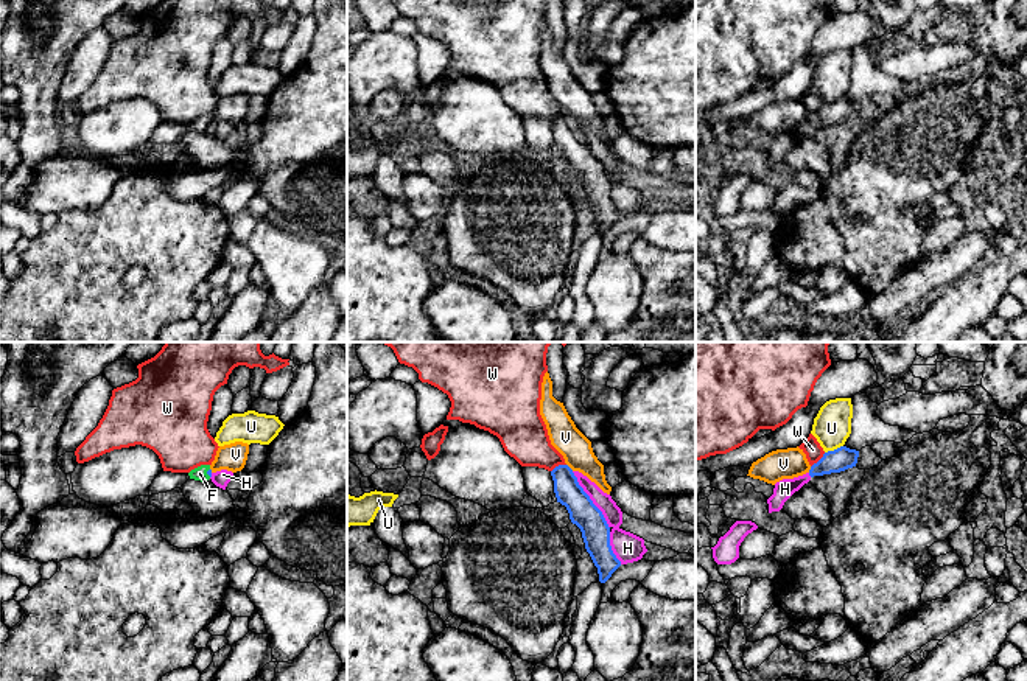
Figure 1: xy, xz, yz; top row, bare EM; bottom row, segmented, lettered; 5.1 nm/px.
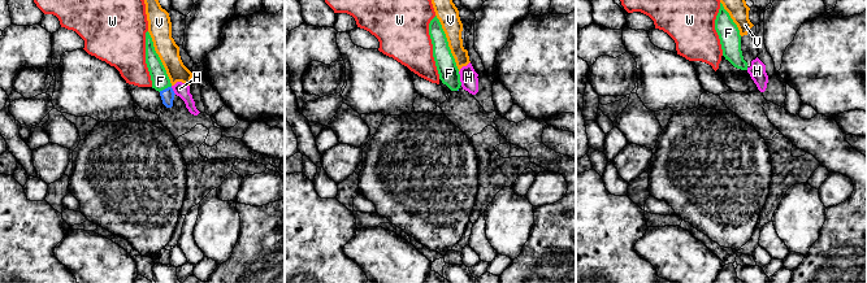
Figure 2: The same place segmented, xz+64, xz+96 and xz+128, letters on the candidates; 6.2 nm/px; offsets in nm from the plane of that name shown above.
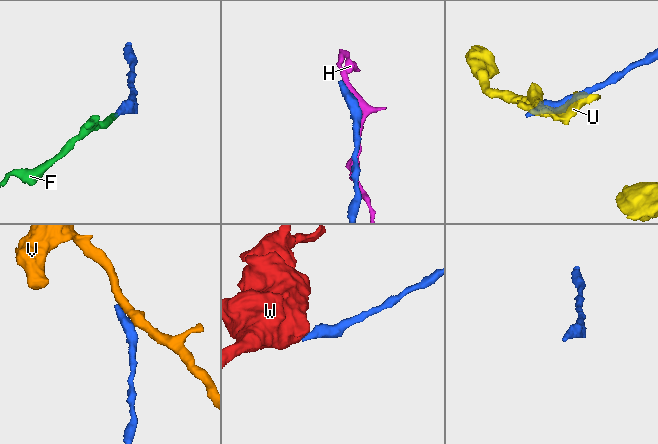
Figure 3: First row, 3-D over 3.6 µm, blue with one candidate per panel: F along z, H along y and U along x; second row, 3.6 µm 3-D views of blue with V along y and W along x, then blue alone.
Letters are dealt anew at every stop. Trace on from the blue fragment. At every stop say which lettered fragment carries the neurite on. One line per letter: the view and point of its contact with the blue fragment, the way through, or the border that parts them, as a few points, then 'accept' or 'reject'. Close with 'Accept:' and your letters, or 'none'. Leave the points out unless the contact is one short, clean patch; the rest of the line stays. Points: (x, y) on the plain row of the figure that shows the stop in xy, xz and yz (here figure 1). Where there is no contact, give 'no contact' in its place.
F: meets blue in xy at (207, 125); runs through xy (209, 123), (207, 125), (199, 125); accept
H: meets blue in xz at (590, 151); reject
U: meets blue in yz at (834, 101); border along yz (842, 97), (825, 104); reject
V: meets blue in xz at (568, 118); reject
W: meets blue in yz at (819, 112); border along yz (825, 104), (811, 118); reject
Accept: F

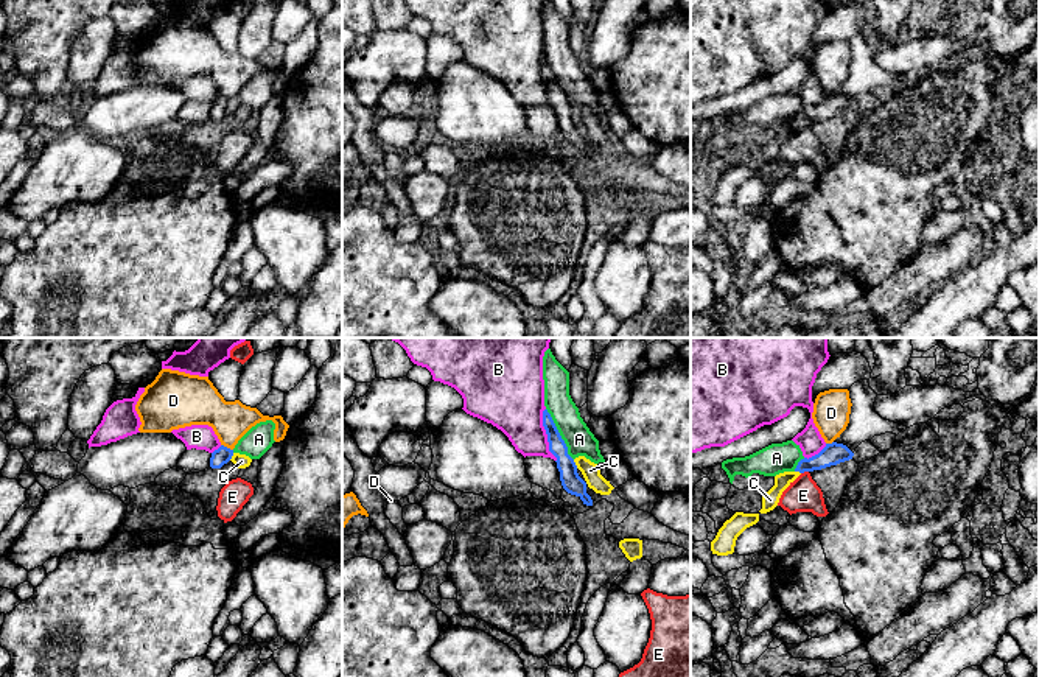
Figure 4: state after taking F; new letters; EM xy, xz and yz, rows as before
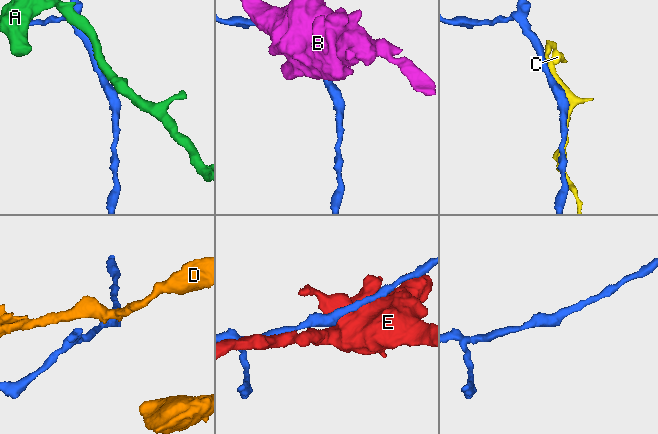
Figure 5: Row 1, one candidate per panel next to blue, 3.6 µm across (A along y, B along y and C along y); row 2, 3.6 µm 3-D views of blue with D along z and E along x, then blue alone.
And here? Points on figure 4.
A: meets blue in xz at (559, 86); reject
B: meets blue in xz at (546, 84); reject
C: meets blue in xz at (574, 115); reject
D: meets blue in xy at (226, 98); border along xy (221, 95), (232, 101); reject
E: meets blue in yz at (804, 122); reject
Accept: none

